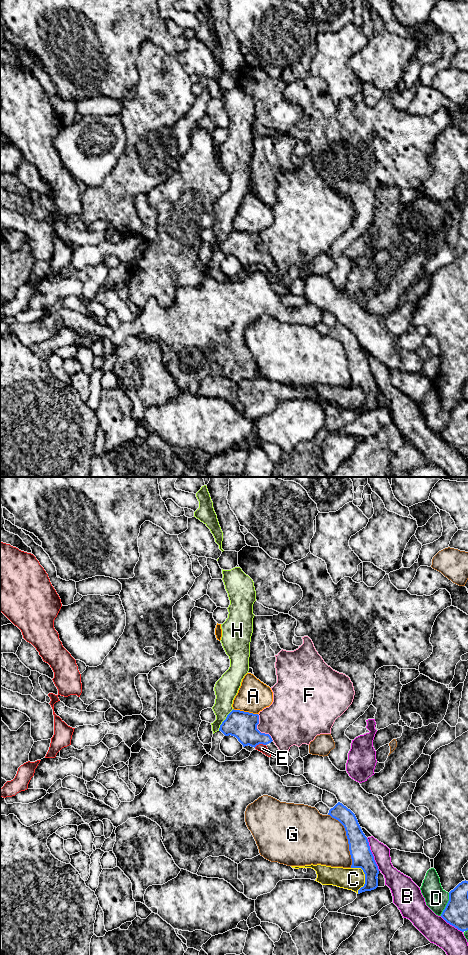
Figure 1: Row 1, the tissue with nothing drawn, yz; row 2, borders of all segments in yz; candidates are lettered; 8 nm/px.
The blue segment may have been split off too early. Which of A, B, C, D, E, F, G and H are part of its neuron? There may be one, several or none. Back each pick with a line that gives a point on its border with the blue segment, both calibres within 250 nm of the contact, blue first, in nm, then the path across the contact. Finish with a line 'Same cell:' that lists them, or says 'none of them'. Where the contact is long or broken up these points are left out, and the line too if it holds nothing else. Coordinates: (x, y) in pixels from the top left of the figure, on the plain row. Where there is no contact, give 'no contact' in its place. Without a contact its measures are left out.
Same cell: none of them

